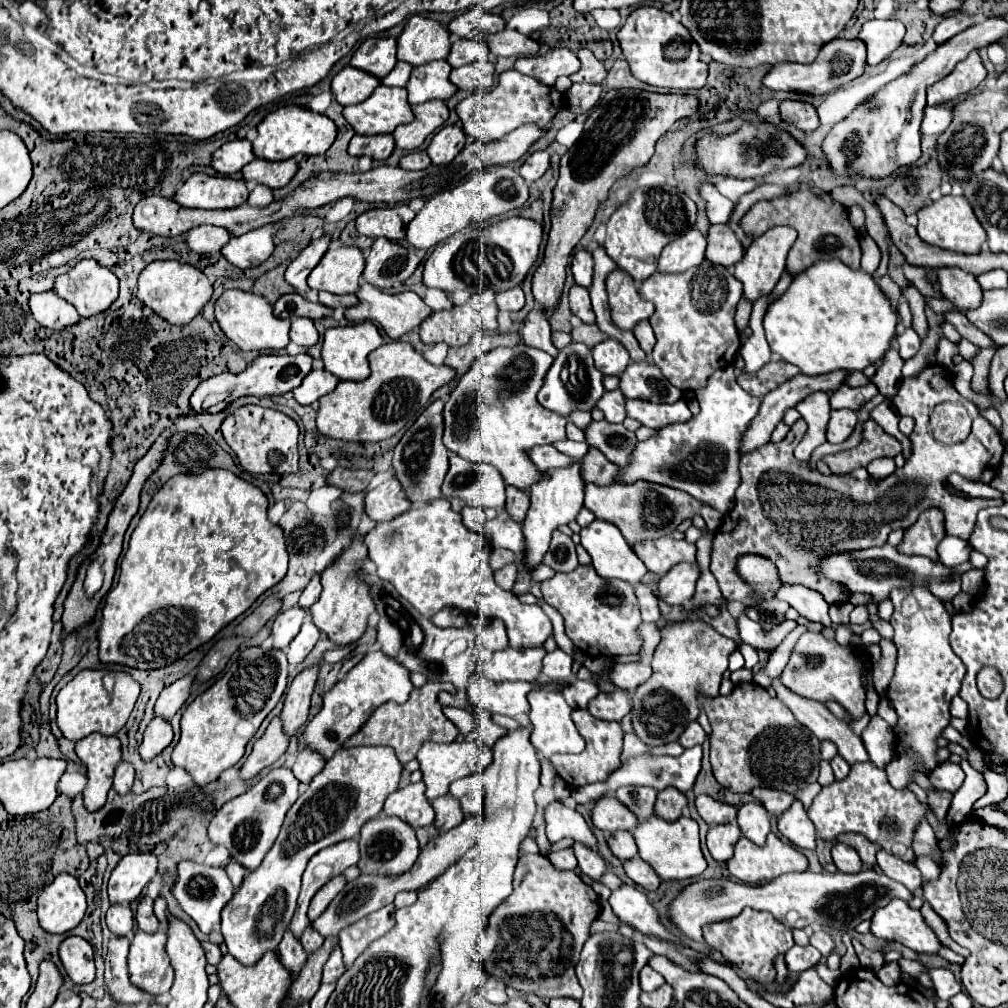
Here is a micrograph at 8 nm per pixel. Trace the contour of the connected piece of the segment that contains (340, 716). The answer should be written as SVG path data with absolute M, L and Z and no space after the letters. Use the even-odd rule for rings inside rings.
M369 652L347 676L337 682L323 700L321 712L307 724L303 734L299 736L299 746L317 750L323 760L329 760L337 750L341 750L341 742L347 742L357 730L371 718L371 714L385 702L389 700L399 700L399 698L409 698L413 690L413 684L409 682L409 670L387 658L383 652ZM353 678L363 678L353 680Z

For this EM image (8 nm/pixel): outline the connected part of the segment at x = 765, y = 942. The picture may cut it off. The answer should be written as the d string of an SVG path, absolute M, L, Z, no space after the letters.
M745 908L739 916L725 922L713 922L705 926L703 938L711 948L719 950L729 964L739 968L743 974L759 980L761 984L771 984L775 980L775 956L785 954L795 944L791 930L785 924L777 922L769 912L759 912L753 908Z

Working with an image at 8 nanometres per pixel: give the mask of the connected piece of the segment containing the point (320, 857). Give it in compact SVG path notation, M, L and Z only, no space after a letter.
M357 840L339 842L337 846L327 846L325 850L321 850L319 854L315 854L309 860L307 870L303 874L303 886L301 886L297 910L295 910L295 916L291 922L291 930L297 938L301 936L301 930L305 930L309 926L307 908L309 908L309 902L315 896L315 892L321 886L325 886L333 876L343 874L345 868L355 866L357 862L359 862L359 842Z

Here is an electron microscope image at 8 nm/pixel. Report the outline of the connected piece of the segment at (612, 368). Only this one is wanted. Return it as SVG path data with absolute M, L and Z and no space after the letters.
M603 340L593 348L593 358L595 358L595 368L601 374L615 374L619 376L629 364L631 364L631 356L625 350L625 346L617 340Z

